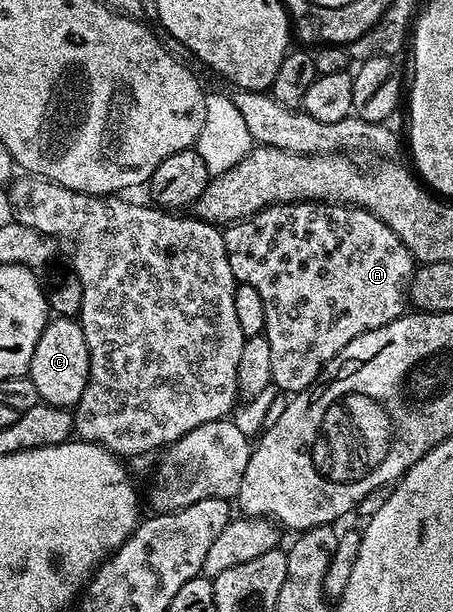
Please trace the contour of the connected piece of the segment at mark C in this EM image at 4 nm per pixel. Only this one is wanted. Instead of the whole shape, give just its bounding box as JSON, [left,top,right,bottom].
[28,316,90,408]

